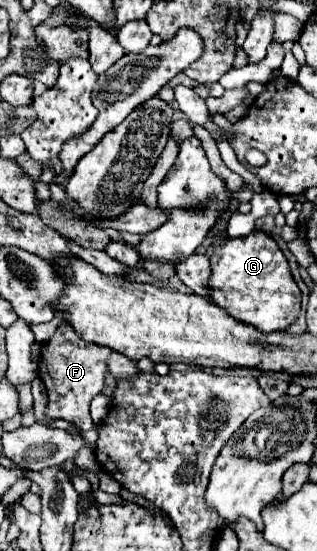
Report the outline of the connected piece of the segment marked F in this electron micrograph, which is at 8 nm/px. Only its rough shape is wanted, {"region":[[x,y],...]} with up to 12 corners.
{"region":[[62,325],[42,345],[38,375],[50,419],[94,427],[114,351]]}

